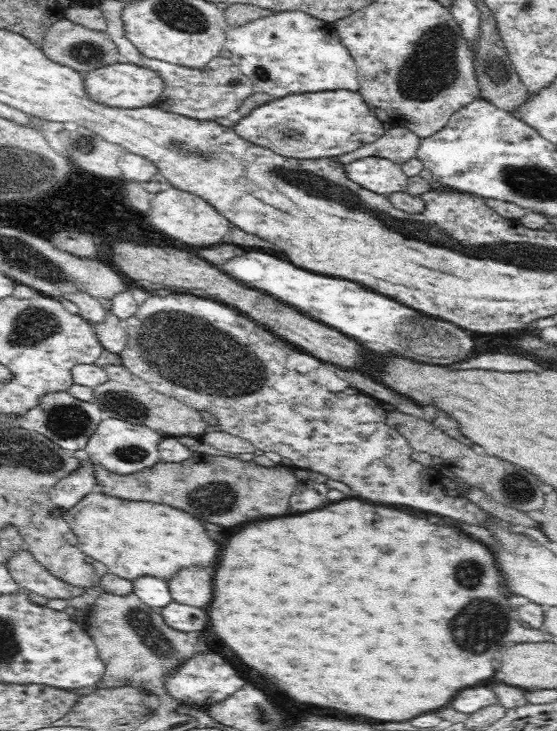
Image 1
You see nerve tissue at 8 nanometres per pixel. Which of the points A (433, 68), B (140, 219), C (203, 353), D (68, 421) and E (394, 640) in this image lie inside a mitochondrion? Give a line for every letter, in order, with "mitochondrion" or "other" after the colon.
A: mitochondrion
B: other
C: mitochondrion
D: mitochondrion
E: other

